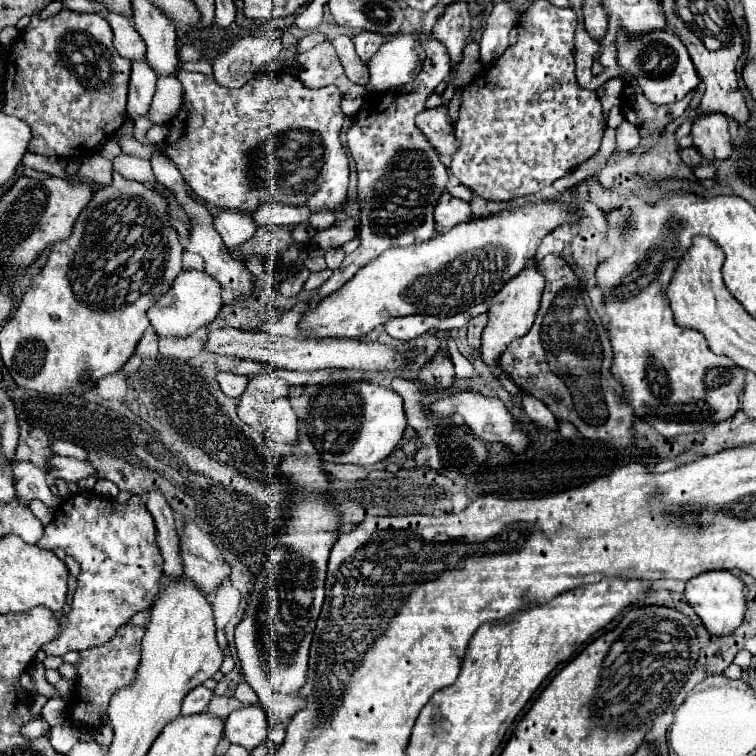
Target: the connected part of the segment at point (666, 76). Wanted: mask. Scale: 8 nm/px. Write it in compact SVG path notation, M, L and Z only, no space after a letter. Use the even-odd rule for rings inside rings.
M654 31L650 35L642 35L636 39L630 39L620 33L618 63L636 77L644 95L656 105L668 105L680 101L700 85L700 77L690 61L686 47L674 33L668 31Z

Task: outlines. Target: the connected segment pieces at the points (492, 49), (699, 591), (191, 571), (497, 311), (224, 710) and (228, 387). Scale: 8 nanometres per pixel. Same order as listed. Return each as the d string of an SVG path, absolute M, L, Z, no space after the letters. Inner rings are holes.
M494 3L480 41L480 57L484 65L492 65L508 47L508 31L518 23L518 13L506 3Z
M722 571L702 573L696 579L686 581L684 599L692 605L692 609L696 611L696 615L702 619L704 627L710 633L714 633L714 635L726 635L726 633L730 633L744 619L744 611L746 611L744 583L736 575L732 575L732 573L722 573Z
M186 523L180 537L184 575L204 593L214 593L230 575L230 565L224 561L212 539L196 525Z
M532 261L516 279L508 281L496 293L496 297L488 305L488 325L482 331L482 343L480 343L480 359L486 365L490 365L490 367L498 365L498 359L504 353L504 349L510 345L510 341L518 339L530 331L530 327L536 319L536 313L540 309L542 291L544 291L544 277L538 273L538 269L534 267L534 261Z
M214 697L212 701L210 701L210 705L208 705L208 713L212 713L212 715L216 715L216 717L220 717L220 719L226 719L232 711L236 711L236 709L240 709L242 707L242 703L240 701L236 701L234 697Z
M218 373L216 375L218 387L228 397L240 397L240 393L246 389L248 377L246 375L232 375L232 373Z

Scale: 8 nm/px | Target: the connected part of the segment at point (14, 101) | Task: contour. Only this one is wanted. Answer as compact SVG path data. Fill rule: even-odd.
M66 9L46 21L34 15L12 47L2 111L30 125L30 153L88 157L126 121L130 69L132 61L114 51L112 29L102 15Z

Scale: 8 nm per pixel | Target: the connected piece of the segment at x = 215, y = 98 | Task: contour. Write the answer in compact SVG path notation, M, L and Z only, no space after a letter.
M202 73L179 75L178 79L183 88L182 109L188 117L184 121L182 137L178 141L168 137L162 149L176 163L184 181L192 187L198 199L210 207L238 209L244 213L252 213L266 201L306 205L314 213L320 209L332 209L338 213L338 205L348 191L348 157L340 141L340 129L344 125L340 103L344 93L338 85L308 89L292 73L260 75L240 89L220 87L213 76Z

